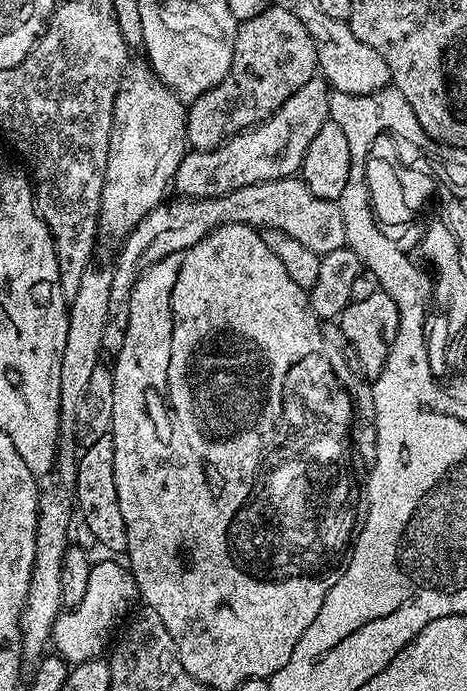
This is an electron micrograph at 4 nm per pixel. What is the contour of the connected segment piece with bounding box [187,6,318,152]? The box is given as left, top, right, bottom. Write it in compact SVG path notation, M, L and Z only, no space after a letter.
M269 6L266 10L262 10L262 14L254 14L254 18L239 21L236 30L236 41L234 42L234 58L232 59L230 70L226 74L226 78L222 78L222 82L218 86L212 88L212 94L206 94L206 100L202 99L200 96L196 100L198 106L194 106L196 108L194 114L188 114L187 143L191 145L195 151L204 152L208 148L217 148L219 144L231 140L233 136L239 136L241 132L246 132L249 128L255 128L257 124L270 119L270 117L280 109L282 102L286 102L286 98L290 98L290 94L302 90L302 86L306 86L306 82L310 82L317 75L317 72L318 65L316 62L314 38L308 33L306 26L302 26L300 19L293 14L291 7L284 6L284 8L276 8L276 6Z

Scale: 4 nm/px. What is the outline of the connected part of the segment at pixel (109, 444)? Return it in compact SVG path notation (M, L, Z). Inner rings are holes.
M111 435L100 436L88 449L79 453L76 462L74 508L84 519L88 532L105 548L105 553L127 553L126 522L122 522L122 506L118 506L118 486L114 486L114 442Z

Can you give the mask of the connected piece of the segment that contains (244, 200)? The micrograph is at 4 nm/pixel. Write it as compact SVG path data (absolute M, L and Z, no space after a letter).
M287 176L285 180L270 180L262 184L247 184L238 190L218 194L210 198L175 198L162 202L150 212L124 238L115 262L112 262L109 313L107 322L109 331L119 331L129 320L130 296L133 294L137 280L146 269L156 265L170 254L178 254L206 238L222 226L249 224L257 230L272 229L284 232L294 242L306 246L306 250L322 257L330 250L338 250L348 243L344 211L335 200L318 198L310 194L303 178Z

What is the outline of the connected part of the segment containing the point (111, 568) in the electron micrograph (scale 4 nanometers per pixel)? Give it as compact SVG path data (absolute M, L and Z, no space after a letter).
M104 559L108 560L93 563L82 602L59 614L52 626L50 640L53 649L72 664L95 659L103 653L101 651L104 646L107 647L115 633L114 628L118 628L121 623L120 618L138 596L136 580L133 579L131 571L125 565L122 567L110 561L113 559Z

